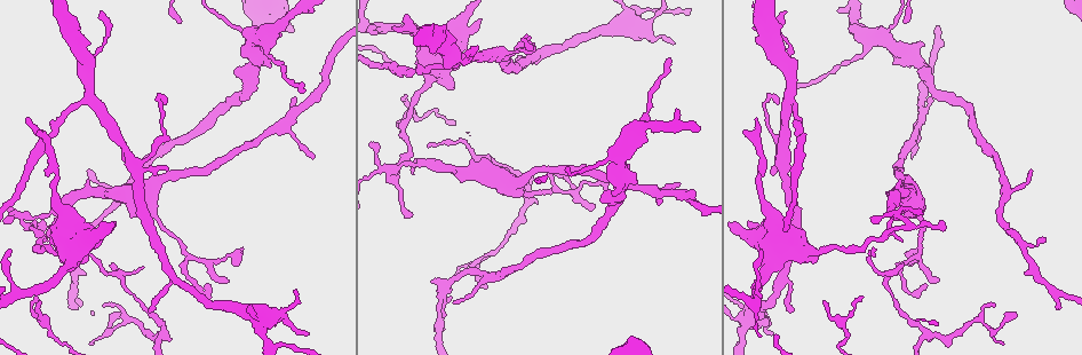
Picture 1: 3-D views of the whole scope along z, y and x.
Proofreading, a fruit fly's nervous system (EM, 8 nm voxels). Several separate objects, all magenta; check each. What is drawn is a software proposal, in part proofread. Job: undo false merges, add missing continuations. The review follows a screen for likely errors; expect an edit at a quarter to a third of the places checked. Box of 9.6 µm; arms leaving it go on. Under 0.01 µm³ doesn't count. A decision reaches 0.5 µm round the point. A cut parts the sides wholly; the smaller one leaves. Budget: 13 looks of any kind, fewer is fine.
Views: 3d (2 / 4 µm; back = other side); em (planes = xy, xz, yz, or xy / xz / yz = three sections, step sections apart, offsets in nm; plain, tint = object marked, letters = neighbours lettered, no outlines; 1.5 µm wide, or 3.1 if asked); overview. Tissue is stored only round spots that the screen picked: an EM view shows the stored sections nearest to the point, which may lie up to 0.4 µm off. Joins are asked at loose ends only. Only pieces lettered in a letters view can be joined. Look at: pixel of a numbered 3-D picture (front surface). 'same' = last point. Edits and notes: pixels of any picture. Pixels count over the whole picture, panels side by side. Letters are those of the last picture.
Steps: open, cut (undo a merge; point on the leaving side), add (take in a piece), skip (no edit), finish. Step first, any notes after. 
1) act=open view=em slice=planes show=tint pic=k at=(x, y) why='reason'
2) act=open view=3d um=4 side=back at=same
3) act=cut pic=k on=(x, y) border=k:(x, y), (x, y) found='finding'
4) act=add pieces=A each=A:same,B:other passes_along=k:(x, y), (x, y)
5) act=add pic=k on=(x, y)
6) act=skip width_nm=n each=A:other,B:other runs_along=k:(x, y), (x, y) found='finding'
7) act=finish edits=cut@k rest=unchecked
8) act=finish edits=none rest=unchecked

act=open view=em slice=planes show=letters pic=1 at=(148, 311) why='free end'

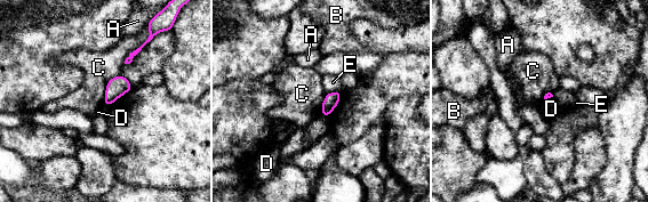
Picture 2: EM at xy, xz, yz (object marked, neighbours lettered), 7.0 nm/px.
act=skip each=A:other,B:other,C:other,D:other,E:other border=2:(121, 73), (109, 80), (104, 104) found='none of them fits'

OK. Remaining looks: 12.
act=open view=em slice=xy step=8 show=tint pic=1 at=(847, 330) why='sudden change in width'

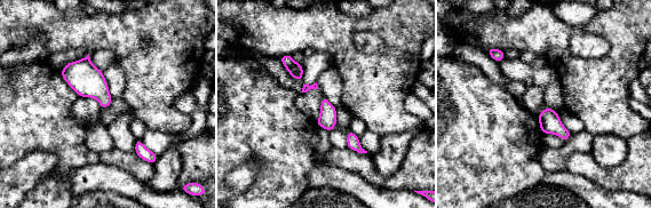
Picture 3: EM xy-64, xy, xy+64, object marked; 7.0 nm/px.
act=open view=em slice=xy step=8 show=letters at=same why='what lies round it'

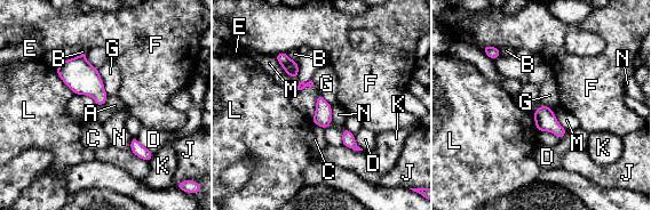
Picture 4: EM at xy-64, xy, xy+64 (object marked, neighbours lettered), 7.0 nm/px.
act=skip longest_contact=M:240nm each=A:other,B:other,C:other,D:other,E:other,F:other,G:other,J:other,K:other,L:other,M:other,N:other border=4:(97, 69), (103, 89), (108, 95) found='all the same neuron'

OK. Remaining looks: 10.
act=open view=em slice=planes show=letters pic=1 at=(103, 305)

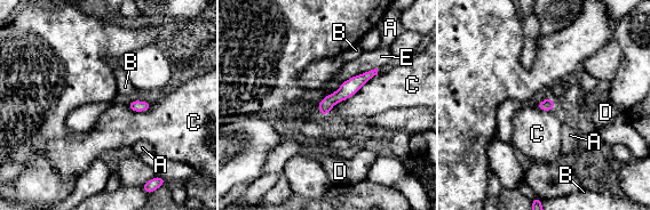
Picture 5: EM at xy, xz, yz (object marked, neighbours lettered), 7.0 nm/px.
act=skip each=A:other,B:other,C:other,D:other,E:other runs_along=5:(374, 72), (357, 81), (323, 110) found='none of them fits'

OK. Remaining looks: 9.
act=open view=3d um=2 pic=1 at=(672, 60) why='branch stops here'

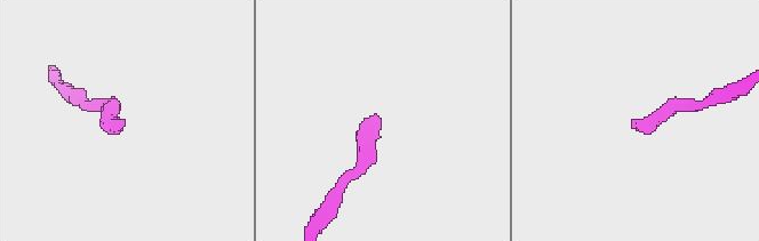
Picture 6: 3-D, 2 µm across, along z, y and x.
act=open view=em slice=yz step=8 show=plain pic=6 at=(380, 119)

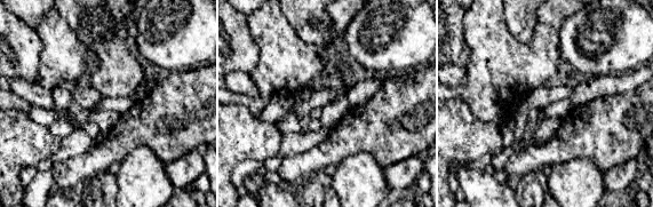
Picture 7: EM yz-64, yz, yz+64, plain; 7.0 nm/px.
act=open view=em slice=yz step=8 show=letters at=same why='what lies round it'

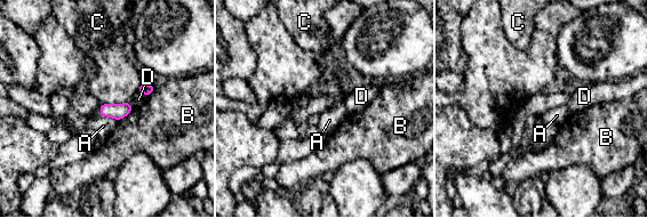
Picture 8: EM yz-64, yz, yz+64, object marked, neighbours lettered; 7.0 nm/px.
act=skip width_nm=110 longest_contact=C:200nm each=A:other,B:other,C:other,D:other found='none of them fits'

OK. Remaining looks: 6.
act=open view=3d um=2 pic=1 at=(308, 334) why='an open end'

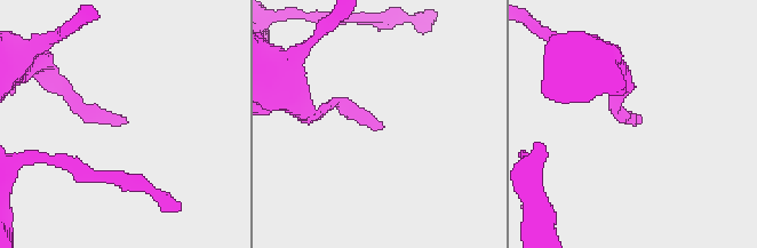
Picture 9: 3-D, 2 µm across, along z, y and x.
act=open view=em slice=planes show=letters pic=9 at=(119, 116)

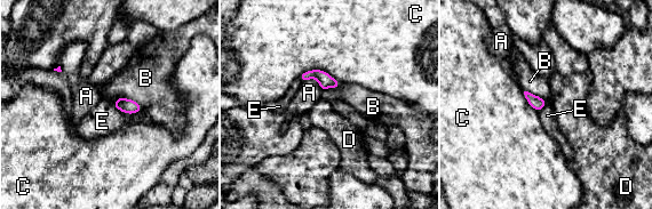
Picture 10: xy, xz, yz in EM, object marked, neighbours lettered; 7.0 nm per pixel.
act=skip each=A:other,B:other,C:other,D:other,E:other border=10:(119, 96), (134, 99), (142, 110) found='no lettered piece goes on from it'

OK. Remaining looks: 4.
act=finish edits=none rest=unchecked

